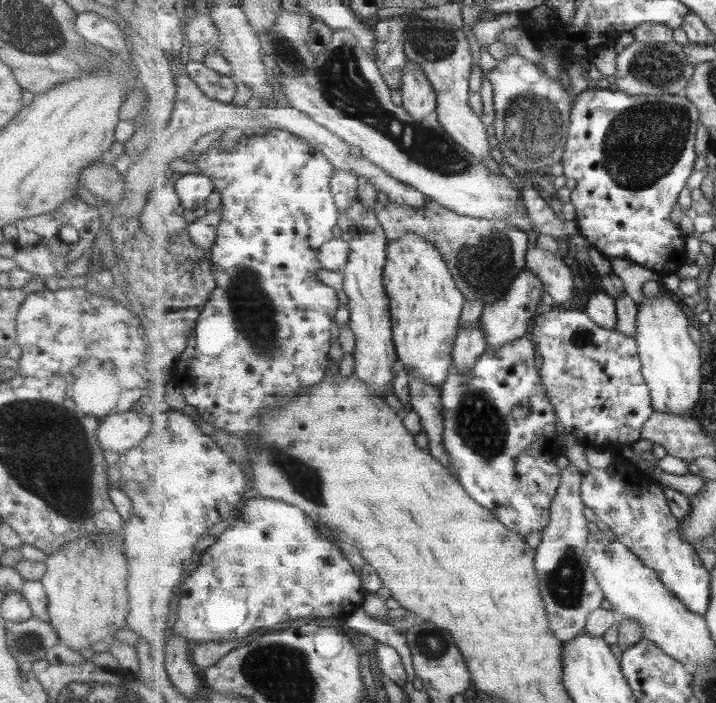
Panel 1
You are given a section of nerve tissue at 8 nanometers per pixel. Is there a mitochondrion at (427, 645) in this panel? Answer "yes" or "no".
yes

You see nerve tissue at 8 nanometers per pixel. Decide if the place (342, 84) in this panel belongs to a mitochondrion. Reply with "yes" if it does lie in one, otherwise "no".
yes

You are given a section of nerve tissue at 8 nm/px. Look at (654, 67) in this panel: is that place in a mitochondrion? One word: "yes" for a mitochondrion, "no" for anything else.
yes

